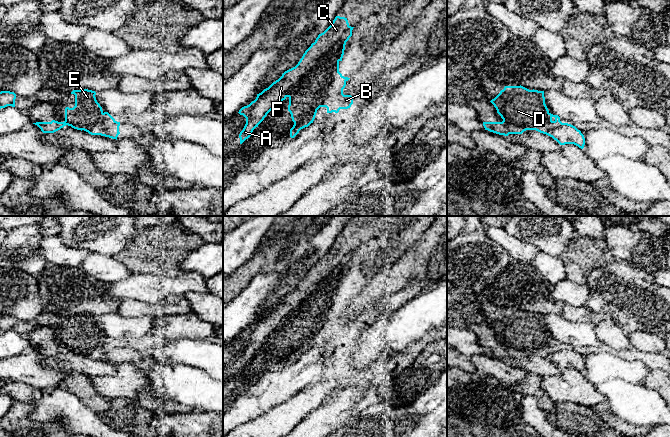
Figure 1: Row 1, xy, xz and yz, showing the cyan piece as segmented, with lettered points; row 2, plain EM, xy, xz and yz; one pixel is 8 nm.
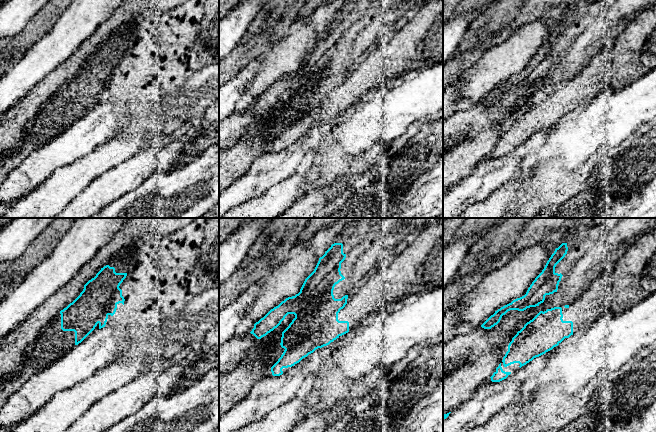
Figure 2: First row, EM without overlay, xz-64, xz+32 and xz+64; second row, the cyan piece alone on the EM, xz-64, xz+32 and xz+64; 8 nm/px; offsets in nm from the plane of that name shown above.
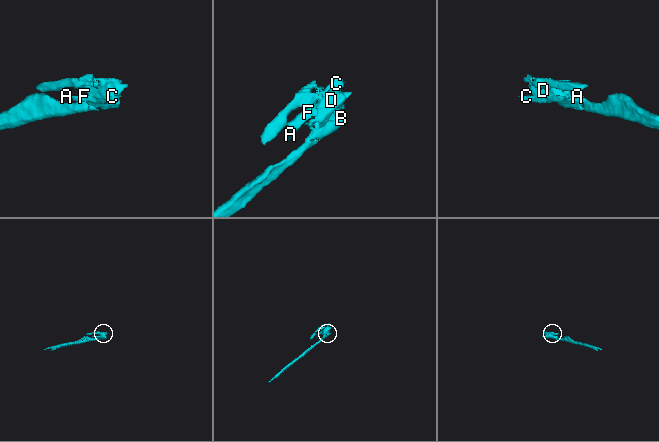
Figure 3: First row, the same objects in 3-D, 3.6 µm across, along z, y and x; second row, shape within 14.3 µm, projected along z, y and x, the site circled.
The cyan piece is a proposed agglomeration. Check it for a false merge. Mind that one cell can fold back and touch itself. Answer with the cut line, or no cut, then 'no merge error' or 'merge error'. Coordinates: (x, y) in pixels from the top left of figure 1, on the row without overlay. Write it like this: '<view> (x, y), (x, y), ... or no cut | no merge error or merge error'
xz (338, 285), (325, 326), (320, 330) | merge error

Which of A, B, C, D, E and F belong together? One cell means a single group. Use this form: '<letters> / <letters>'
A C D E F / B

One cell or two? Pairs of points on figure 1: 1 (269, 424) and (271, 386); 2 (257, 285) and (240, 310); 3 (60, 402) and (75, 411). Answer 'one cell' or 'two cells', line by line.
1: two cells
2: one cell
3: one cell

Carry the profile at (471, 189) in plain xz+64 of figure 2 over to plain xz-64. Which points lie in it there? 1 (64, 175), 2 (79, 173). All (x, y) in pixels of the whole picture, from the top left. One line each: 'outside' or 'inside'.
1: outside
2: outside

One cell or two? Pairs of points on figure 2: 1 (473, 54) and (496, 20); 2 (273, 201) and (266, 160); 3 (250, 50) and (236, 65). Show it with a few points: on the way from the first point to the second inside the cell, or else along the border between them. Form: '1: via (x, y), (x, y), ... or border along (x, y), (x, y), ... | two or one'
1: border along (484, 46), (461, 50), (455, 56) | two
2: border along (291, 174), (270, 185), (257, 196), (250, 198) | two
3: via (246, 54), (239, 61) | one

